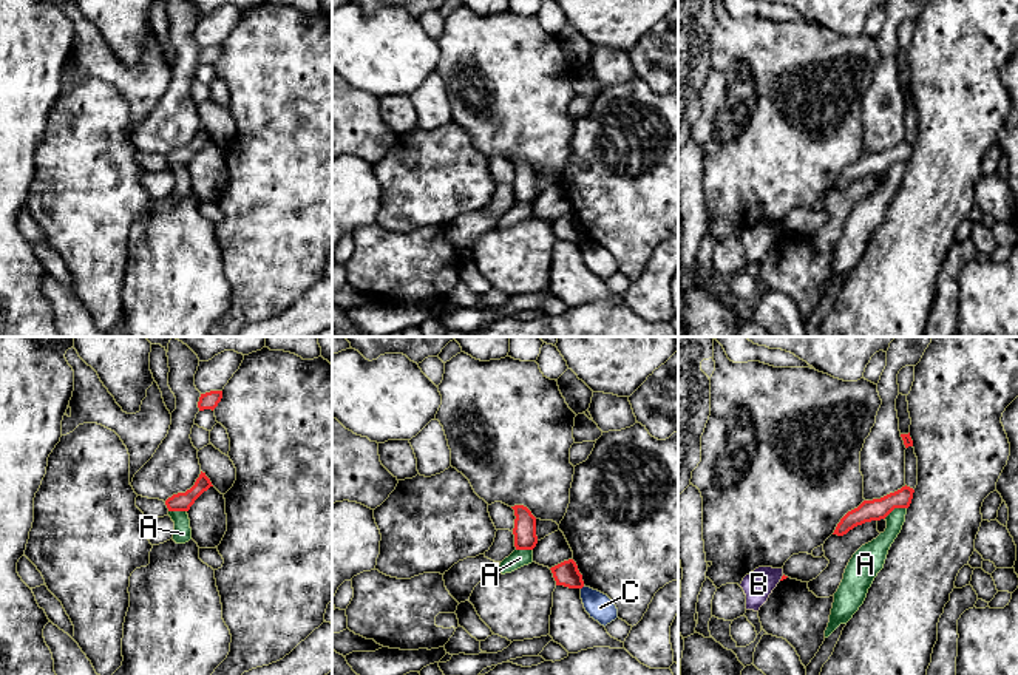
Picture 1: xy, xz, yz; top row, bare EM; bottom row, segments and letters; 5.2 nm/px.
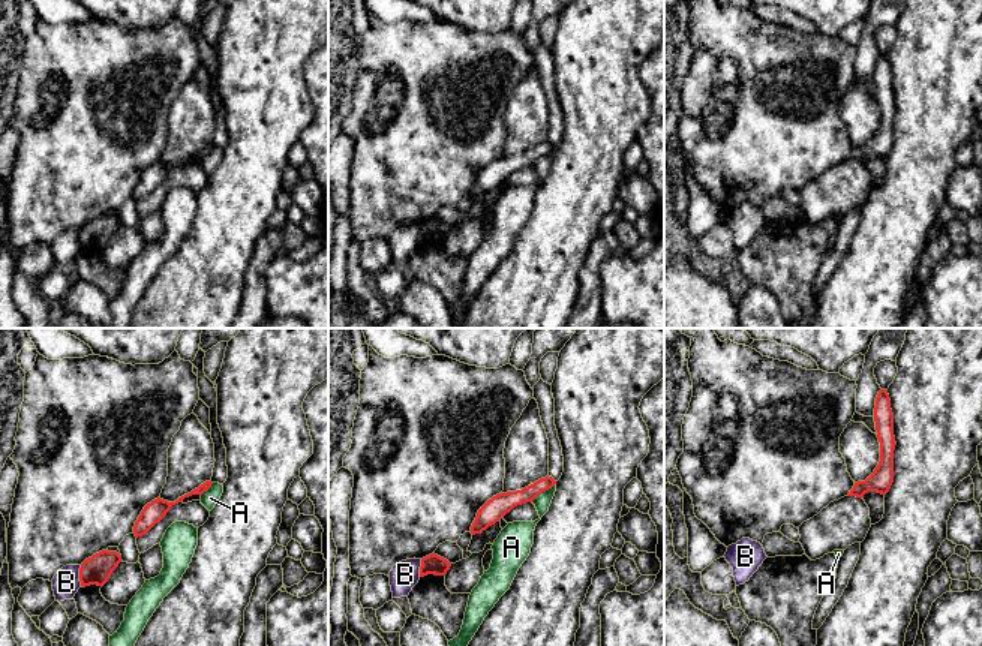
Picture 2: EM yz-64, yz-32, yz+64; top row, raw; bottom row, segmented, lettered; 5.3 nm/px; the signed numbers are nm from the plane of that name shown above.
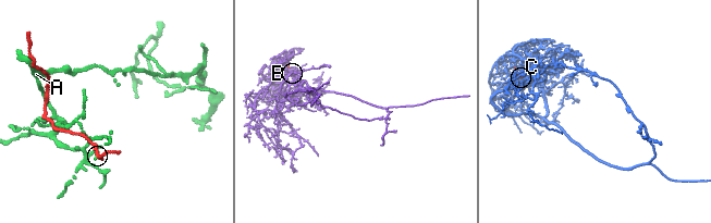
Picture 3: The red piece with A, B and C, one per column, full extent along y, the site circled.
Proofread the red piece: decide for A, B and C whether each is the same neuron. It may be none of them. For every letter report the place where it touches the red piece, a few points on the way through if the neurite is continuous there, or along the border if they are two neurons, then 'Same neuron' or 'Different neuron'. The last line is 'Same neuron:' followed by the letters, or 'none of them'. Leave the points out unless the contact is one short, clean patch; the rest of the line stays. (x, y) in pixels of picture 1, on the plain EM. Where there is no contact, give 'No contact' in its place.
A: Touches red at yz (895, 161). Boundary: yz (906, 161), (896, 161), (884, 172). Different neuron
B: Touches red at yz (782, 232). Different neuron
C: No contact. Different neuron
Same neuron: none of them

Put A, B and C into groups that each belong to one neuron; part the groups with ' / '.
A / B / C

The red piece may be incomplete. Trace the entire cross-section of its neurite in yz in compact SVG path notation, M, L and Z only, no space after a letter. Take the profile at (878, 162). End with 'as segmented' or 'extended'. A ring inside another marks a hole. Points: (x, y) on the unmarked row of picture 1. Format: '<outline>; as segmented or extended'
M905 139L881 153L864 154L840 173L833 188L843 190L857 179L885 173L894 162L908 162L913 147L915 144Z; as segmented

